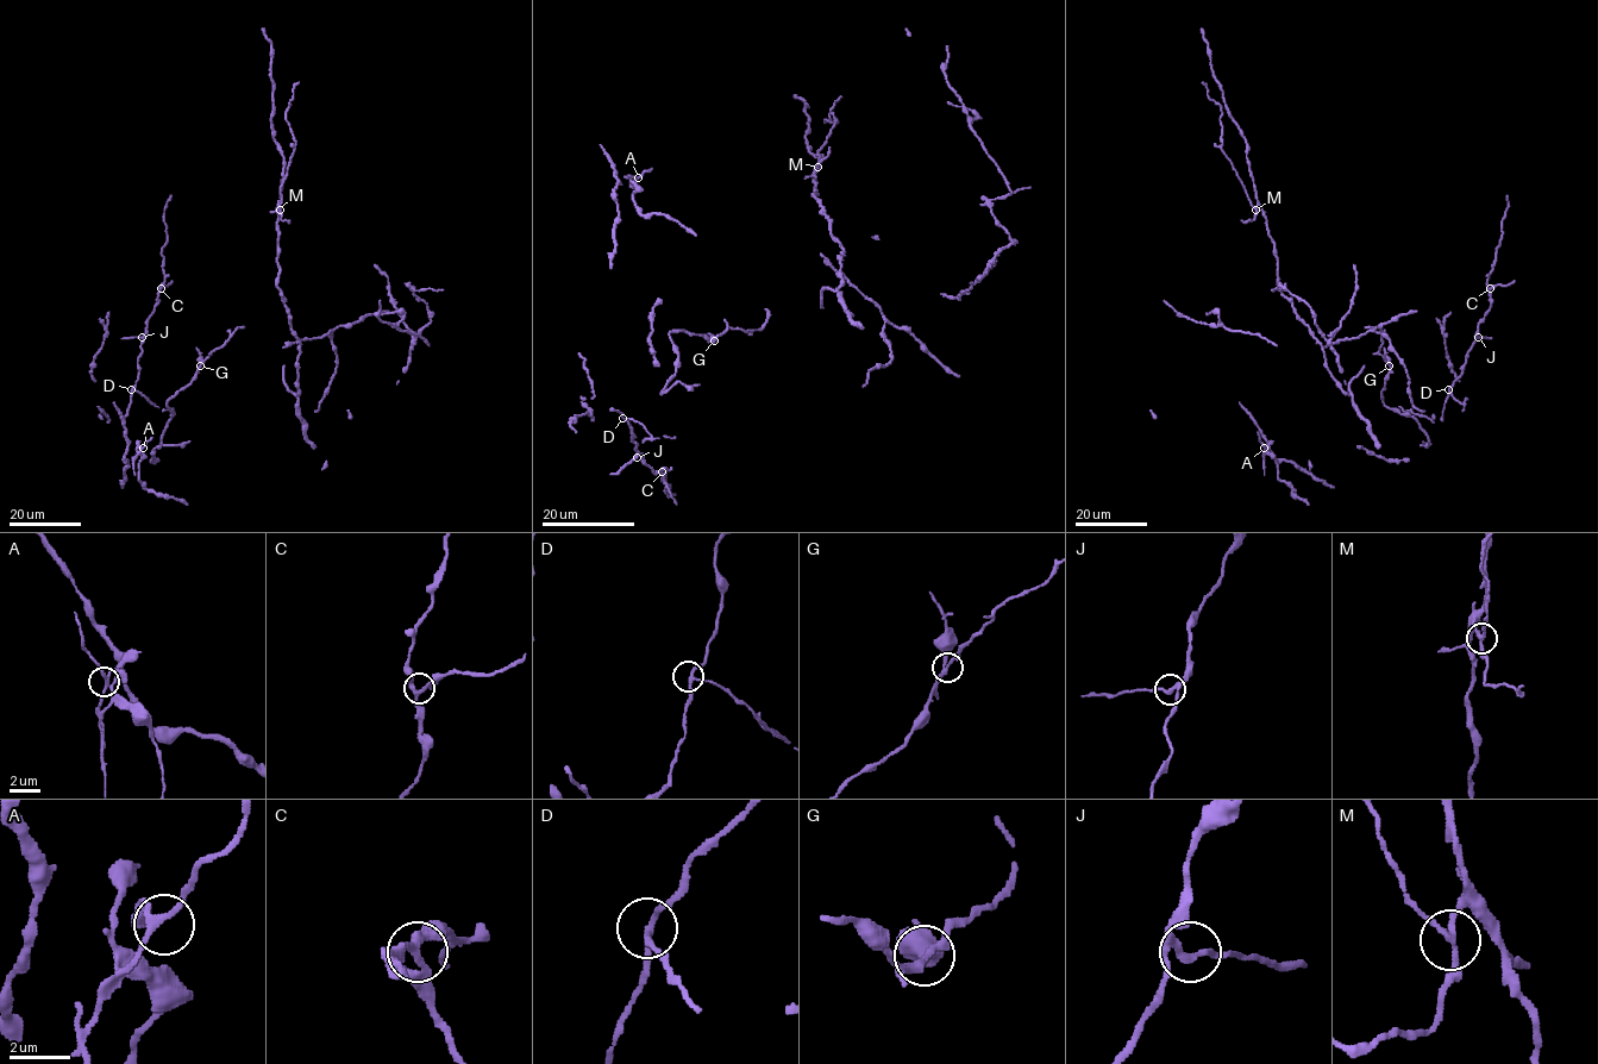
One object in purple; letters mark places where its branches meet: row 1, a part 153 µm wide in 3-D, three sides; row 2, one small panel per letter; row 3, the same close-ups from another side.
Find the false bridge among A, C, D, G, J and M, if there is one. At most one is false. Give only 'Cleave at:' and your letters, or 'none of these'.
Cleave at: M

